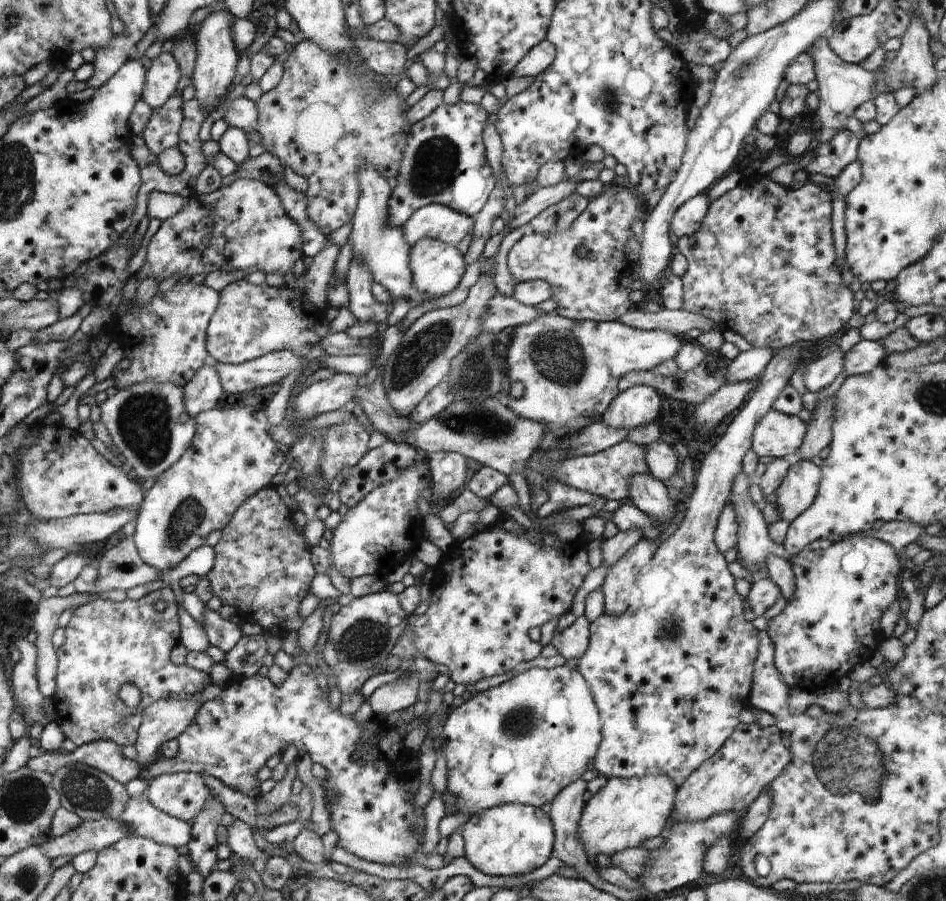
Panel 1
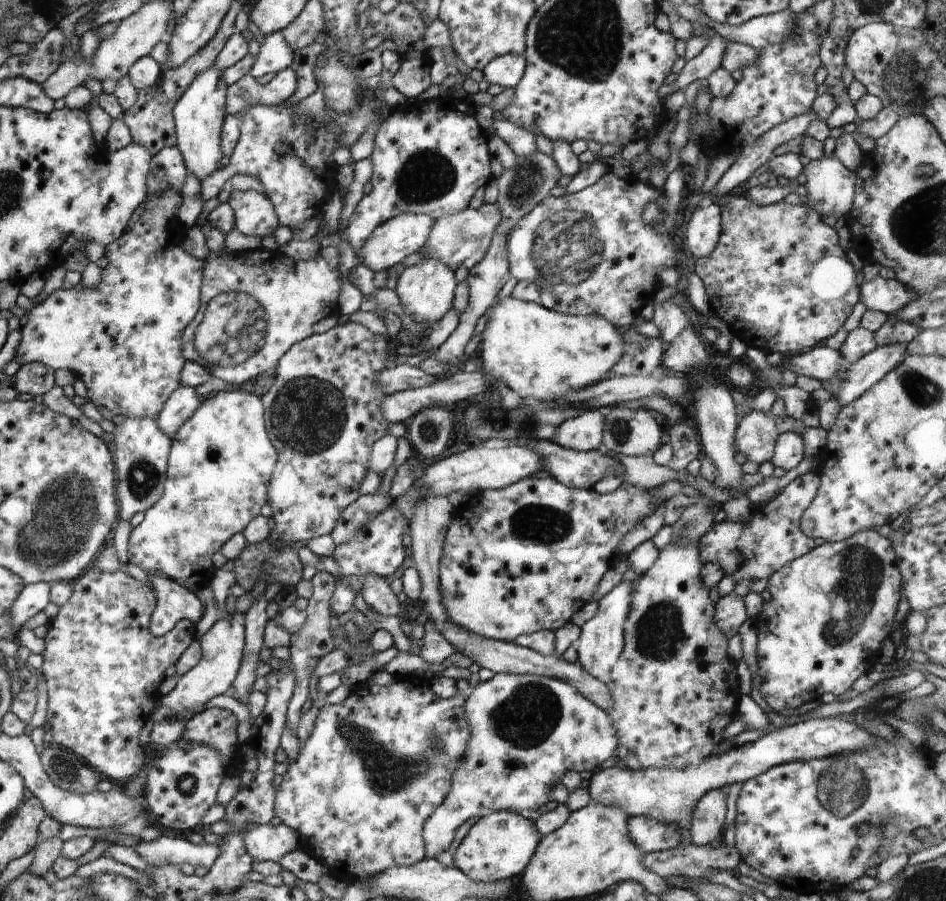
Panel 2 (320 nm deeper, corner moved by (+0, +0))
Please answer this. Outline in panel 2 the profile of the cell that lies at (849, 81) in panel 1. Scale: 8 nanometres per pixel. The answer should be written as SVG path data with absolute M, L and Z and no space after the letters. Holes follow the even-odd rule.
M788 8L774 13L751 18L741 25L713 24L713 33L720 35L730 43L742 43L757 51L771 44L783 41L792 31L796 22L794 13Z

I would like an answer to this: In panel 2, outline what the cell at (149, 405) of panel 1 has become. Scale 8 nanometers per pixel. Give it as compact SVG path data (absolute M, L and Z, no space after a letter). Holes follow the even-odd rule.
M132 417L118 418L114 429L114 456L116 457L118 486L122 520L130 519L138 512L146 512L158 503L167 477L167 458L171 438L158 428L156 419Z

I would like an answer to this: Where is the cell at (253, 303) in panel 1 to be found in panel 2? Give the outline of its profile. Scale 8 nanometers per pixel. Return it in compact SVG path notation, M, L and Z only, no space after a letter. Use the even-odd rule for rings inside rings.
M212 229L205 236L209 254L204 260L202 306L182 331L182 354L188 362L197 362L208 369L211 376L240 386L274 368L290 347L312 334L312 326L318 320L340 315L338 298L342 275L330 269L320 252L315 260L310 261L294 260L287 255L267 252L262 247L234 252L226 250L225 238L225 232L220 229Z

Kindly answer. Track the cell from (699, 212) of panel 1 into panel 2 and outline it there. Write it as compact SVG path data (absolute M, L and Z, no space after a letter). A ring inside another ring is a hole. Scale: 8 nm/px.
M717 203L700 204L686 228L688 248L696 258L708 257L717 247L721 225L721 206Z

